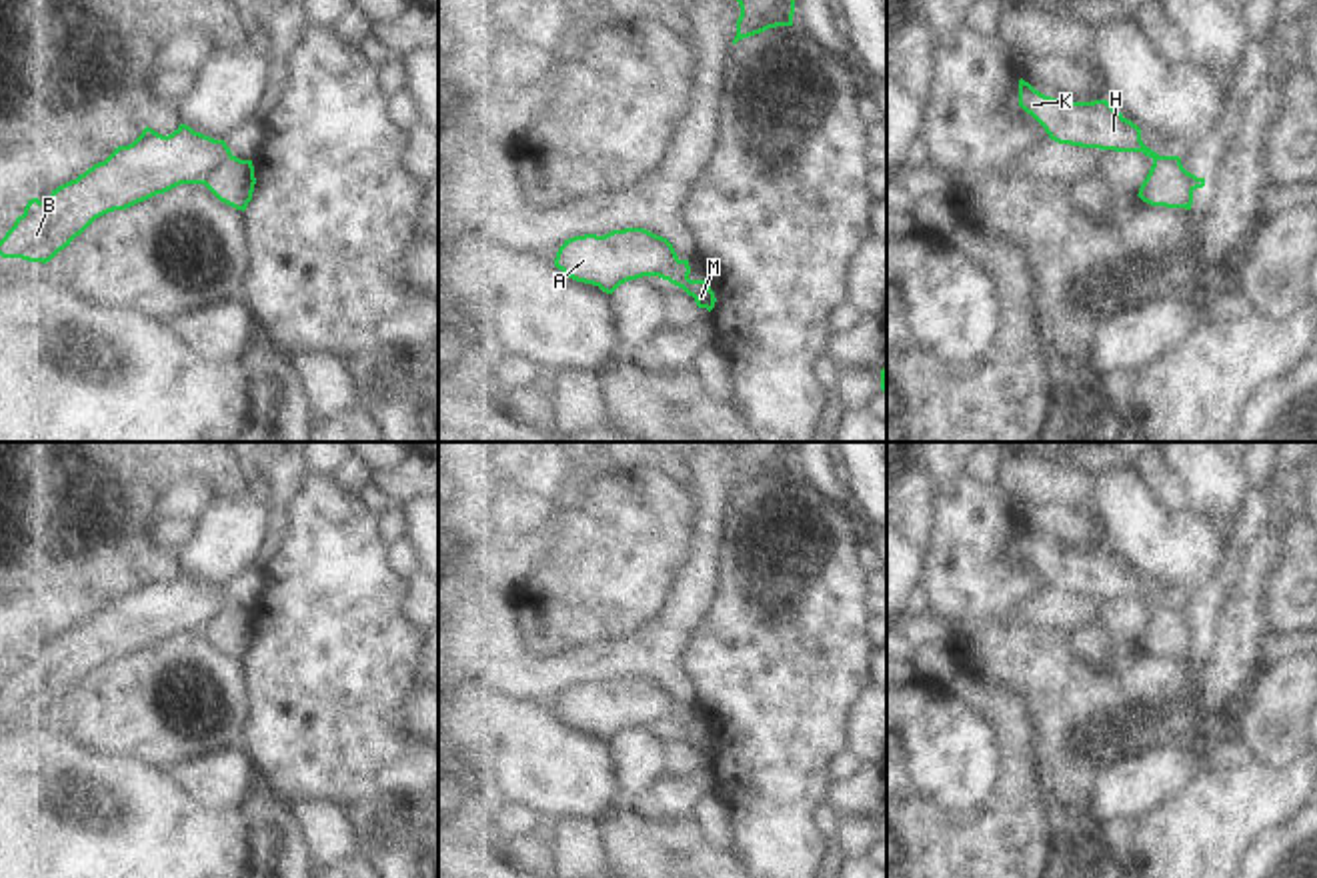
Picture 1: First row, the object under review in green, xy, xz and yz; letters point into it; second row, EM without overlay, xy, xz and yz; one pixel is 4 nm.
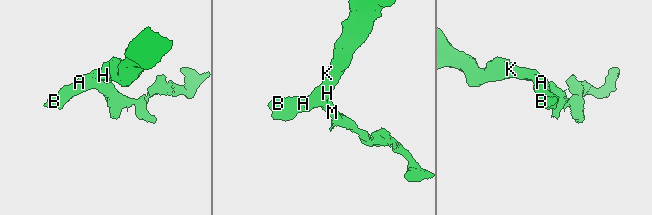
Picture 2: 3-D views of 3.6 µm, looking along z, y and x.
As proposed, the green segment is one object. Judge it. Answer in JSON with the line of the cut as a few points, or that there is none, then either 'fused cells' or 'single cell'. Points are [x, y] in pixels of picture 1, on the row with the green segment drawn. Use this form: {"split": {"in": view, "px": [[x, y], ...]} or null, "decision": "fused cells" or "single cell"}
{"split": {"in": "xy", "px": [[231, 154], [201, 182]]}, "decision": "fused cells"}

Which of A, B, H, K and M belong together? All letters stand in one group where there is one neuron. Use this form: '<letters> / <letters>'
A B H K / M

